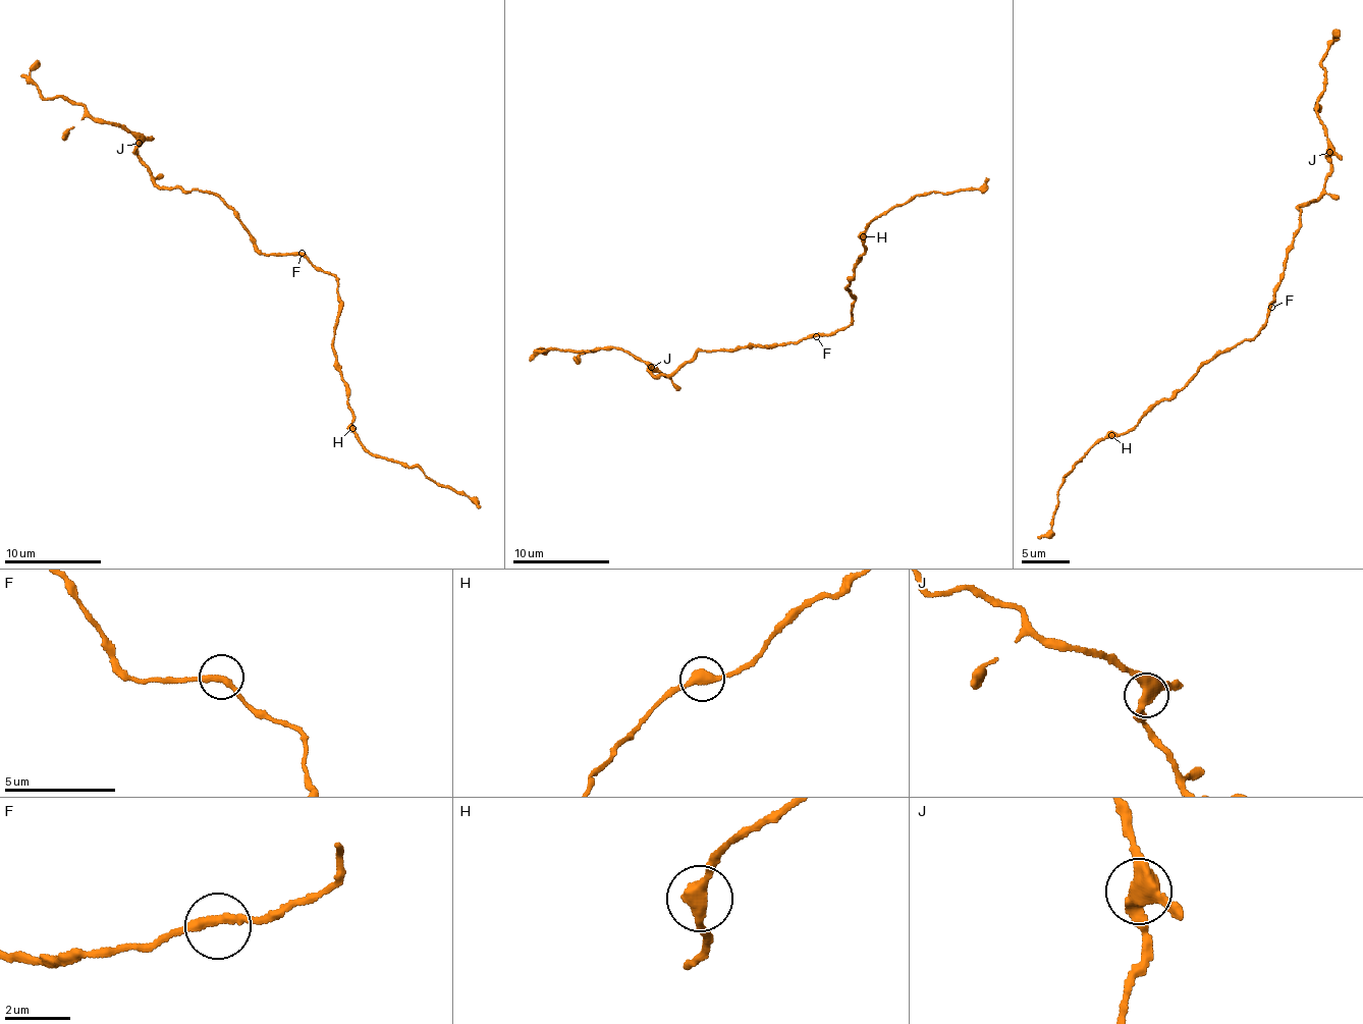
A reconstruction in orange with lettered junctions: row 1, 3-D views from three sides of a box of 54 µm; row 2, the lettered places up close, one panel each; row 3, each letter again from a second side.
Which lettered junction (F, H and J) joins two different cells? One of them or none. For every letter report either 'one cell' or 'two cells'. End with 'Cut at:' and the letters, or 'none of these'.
F: one cell
H: one cell
J: one cell
Cut at: none of these

